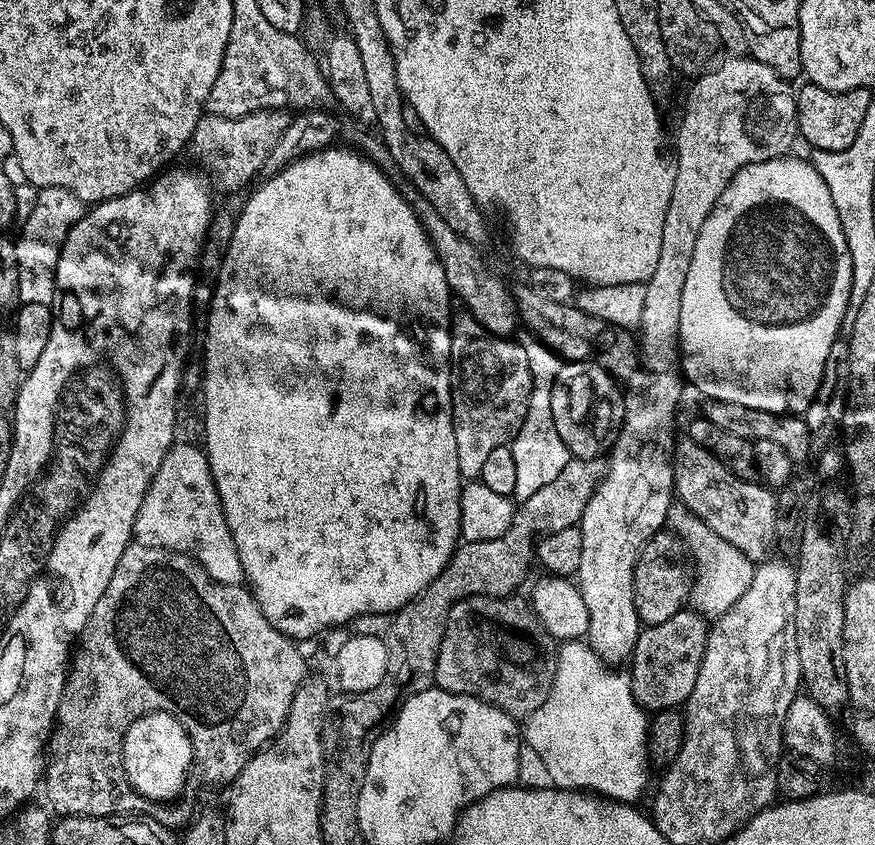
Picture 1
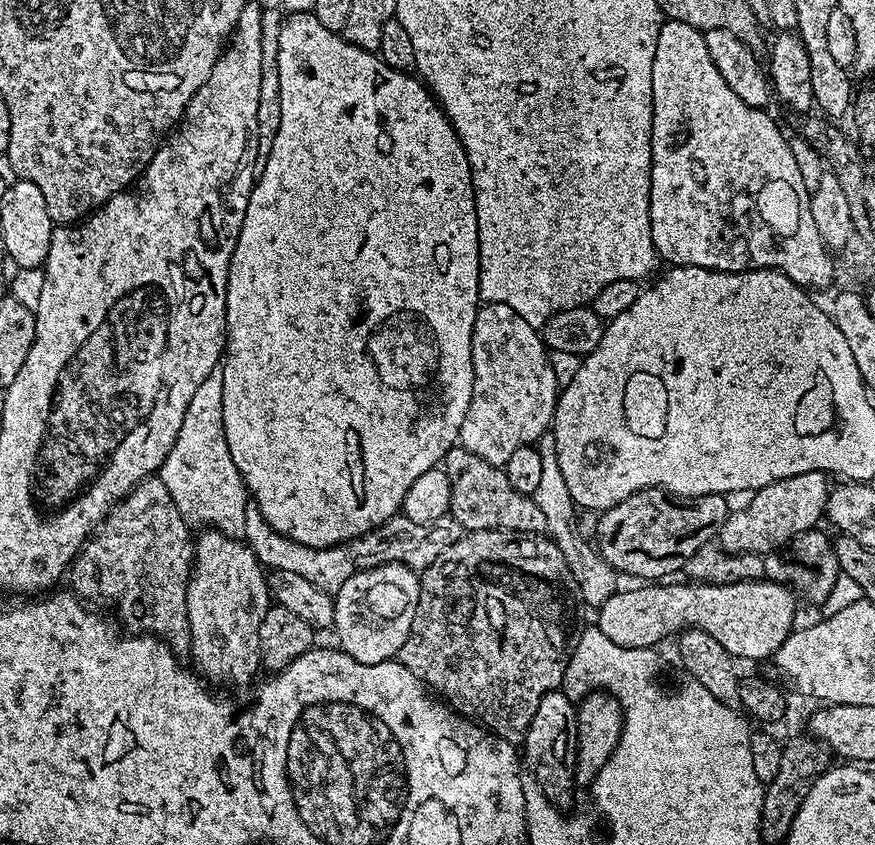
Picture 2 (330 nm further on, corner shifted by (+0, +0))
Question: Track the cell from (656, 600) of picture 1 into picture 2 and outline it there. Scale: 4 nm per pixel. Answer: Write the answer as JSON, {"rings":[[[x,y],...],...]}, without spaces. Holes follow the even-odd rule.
{"rings":[[[807,472],[770,482],[754,492],[750,506],[737,512],[729,512],[718,537],[721,548],[728,552],[745,552],[765,557],[779,552],[796,536],[815,529],[825,519],[828,510],[830,477],[827,472]]]}

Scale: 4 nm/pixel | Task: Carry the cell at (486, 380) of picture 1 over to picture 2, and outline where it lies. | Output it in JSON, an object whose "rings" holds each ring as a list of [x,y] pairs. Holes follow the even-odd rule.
{"rings":[[[481,303],[476,310],[472,331],[472,365],[474,390],[470,394],[470,410],[466,410],[466,418],[462,418],[458,444],[470,454],[484,458],[491,466],[504,468],[514,450],[535,445],[552,427],[558,385],[554,378],[550,352],[544,346],[537,325],[526,322],[522,314],[514,314],[514,310],[510,310],[510,306],[505,304]]]}

